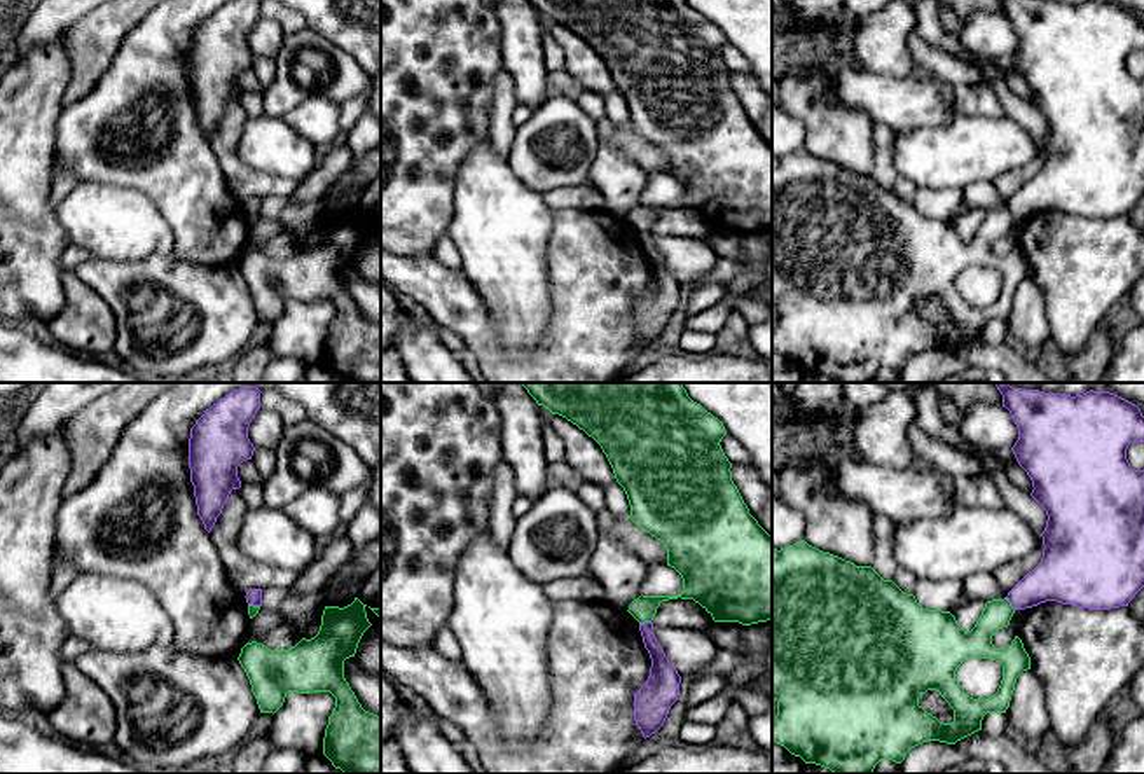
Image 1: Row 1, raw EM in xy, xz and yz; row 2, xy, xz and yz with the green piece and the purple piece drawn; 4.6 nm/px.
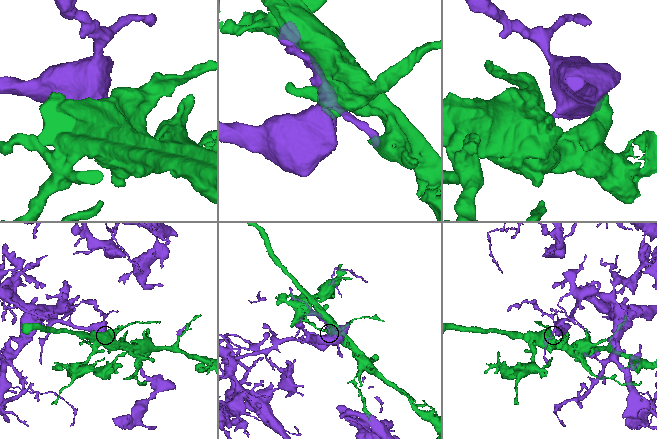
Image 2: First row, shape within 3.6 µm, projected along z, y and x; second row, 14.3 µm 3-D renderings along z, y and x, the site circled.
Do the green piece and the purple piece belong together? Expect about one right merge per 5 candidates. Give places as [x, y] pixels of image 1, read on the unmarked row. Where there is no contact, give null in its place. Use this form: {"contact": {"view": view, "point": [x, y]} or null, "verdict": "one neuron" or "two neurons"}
{"contact": {"view": "yz", "point": [1010, 212]}, "verdict": "two neurons"}

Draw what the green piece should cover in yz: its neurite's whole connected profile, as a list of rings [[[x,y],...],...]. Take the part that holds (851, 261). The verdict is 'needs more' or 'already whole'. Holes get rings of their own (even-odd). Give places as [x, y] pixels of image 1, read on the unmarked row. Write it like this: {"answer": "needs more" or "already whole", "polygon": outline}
{"answer": "already whole", "polygon": [[[805,149],[781,159],[772,155],[772,306],[777,309],[772,349],[833,383],[872,383],[880,369],[901,372],[912,356],[927,349],[955,353],[982,339],[987,321],[1006,321],[1017,287],[1030,278],[1018,245],[1006,257],[992,253],[992,245],[1010,234],[1013,222],[1008,206],[987,210],[975,236],[964,239],[950,220],[922,217],[913,203],[884,189],[872,175],[856,175]],[[973,266],[1003,274],[1001,294],[989,308],[969,306],[955,288],[957,276]],[[927,299],[936,299],[954,318],[952,332],[940,330],[919,313]]]}

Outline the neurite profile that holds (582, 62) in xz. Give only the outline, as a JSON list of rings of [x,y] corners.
[[[550,23],[550,33],[564,51],[564,70],[582,89],[603,96],[617,91],[606,63],[592,45],[559,23]]]

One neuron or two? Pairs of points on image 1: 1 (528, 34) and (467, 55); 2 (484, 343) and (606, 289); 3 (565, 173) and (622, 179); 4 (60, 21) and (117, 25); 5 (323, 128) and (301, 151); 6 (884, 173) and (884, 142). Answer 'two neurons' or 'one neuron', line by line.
1: two neurons
2: one neuron
3: two neurons
4: two neurons
5: two neurons
6: one neuron

